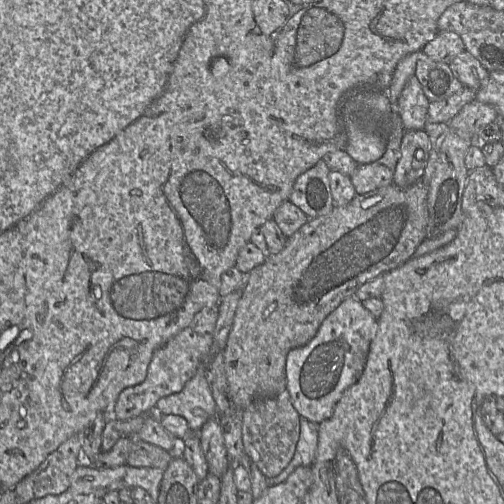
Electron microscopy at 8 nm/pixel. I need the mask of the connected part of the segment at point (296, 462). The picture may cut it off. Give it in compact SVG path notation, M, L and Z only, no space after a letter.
M300 416L300 436L294 456L287 467L279 475L267 479L269 486L285 481L299 466L311 466L317 451L318 425L319 423L311 422Z

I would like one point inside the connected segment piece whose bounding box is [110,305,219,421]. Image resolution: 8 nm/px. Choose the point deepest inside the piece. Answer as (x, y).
(173, 364)

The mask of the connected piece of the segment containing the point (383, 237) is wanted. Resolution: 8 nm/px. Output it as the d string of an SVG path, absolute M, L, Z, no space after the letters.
M422 179L405 188L392 183L365 194L356 194L347 205L334 206L329 214L309 219L287 238L281 252L267 254L263 264L245 274L246 283L223 351L229 394L236 406L246 409L256 399L272 398L284 391L289 351L309 343L324 319L344 300L353 297L363 284L413 258L415 250L426 238L427 196L428 190Z

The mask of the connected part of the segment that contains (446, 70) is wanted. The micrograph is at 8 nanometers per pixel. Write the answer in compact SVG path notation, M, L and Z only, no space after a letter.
M420 51L415 76L429 102L444 100L464 87L447 63L434 61L423 51Z

